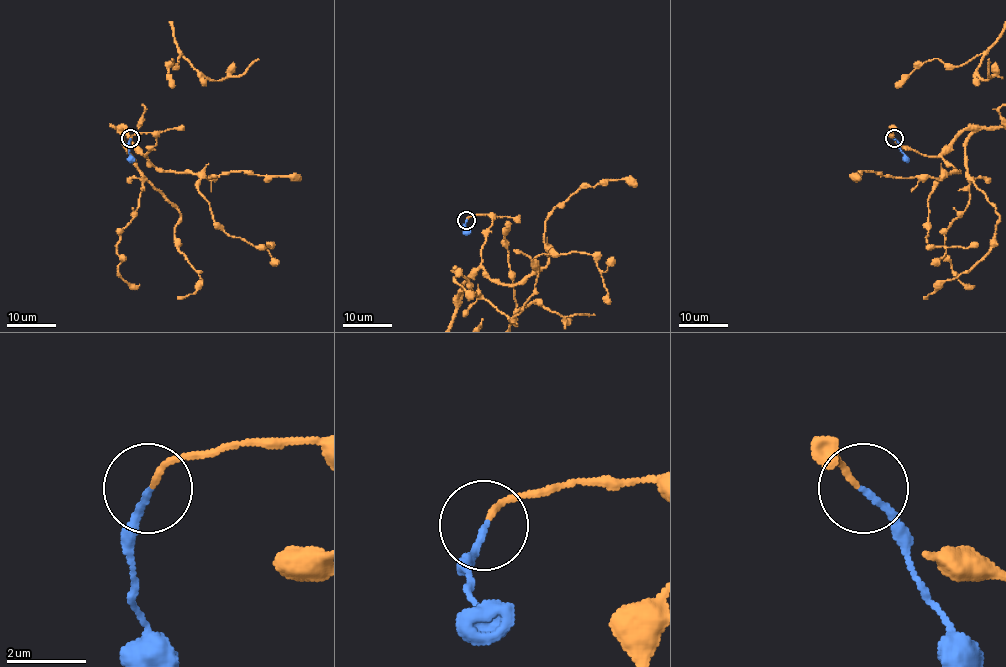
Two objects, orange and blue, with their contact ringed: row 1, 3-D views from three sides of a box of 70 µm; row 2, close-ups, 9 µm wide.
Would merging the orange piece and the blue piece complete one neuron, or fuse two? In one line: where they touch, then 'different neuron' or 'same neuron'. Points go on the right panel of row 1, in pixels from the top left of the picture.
place (894, 138); same neuron

